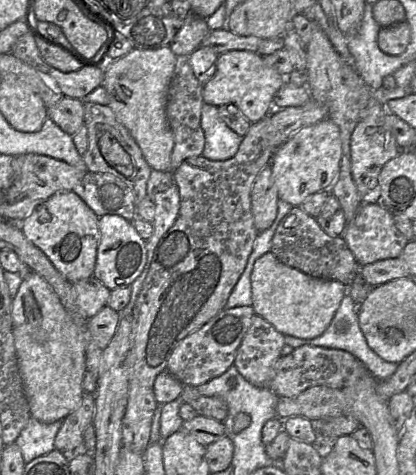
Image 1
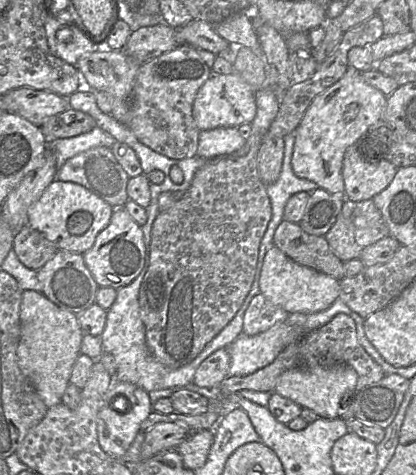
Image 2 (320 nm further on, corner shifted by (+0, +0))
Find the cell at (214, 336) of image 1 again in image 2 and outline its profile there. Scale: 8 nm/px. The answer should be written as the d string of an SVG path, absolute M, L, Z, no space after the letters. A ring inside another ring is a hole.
M227 347L210 354L197 368L192 383L199 387L214 387L228 376L230 354Z

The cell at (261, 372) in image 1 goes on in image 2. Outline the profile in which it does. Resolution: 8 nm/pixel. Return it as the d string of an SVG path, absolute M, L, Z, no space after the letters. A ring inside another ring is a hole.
M262 293L256 294L243 316L243 332L253 336L277 323L286 322L290 313L271 303Z

